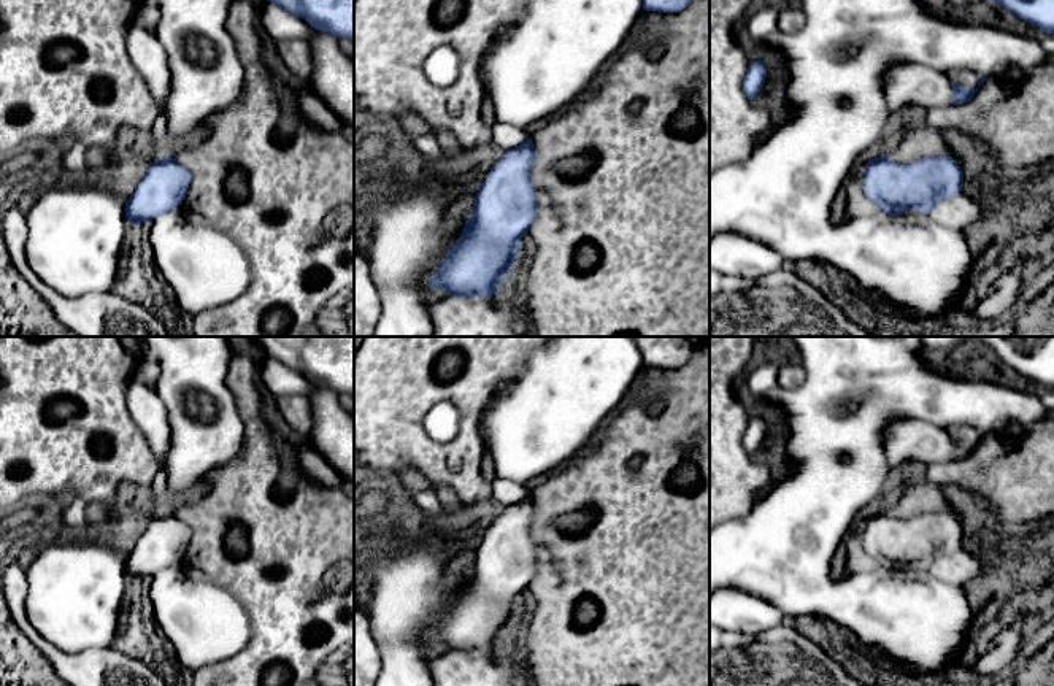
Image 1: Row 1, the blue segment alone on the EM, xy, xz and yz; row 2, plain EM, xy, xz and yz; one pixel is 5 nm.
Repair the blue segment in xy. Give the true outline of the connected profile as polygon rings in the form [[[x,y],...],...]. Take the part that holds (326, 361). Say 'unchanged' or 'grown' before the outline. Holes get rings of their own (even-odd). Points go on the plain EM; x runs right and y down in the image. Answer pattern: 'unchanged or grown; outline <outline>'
unchanged; outline [[[252,337],[267,357],[305,375],[316,386],[354,395],[354,337]]]

